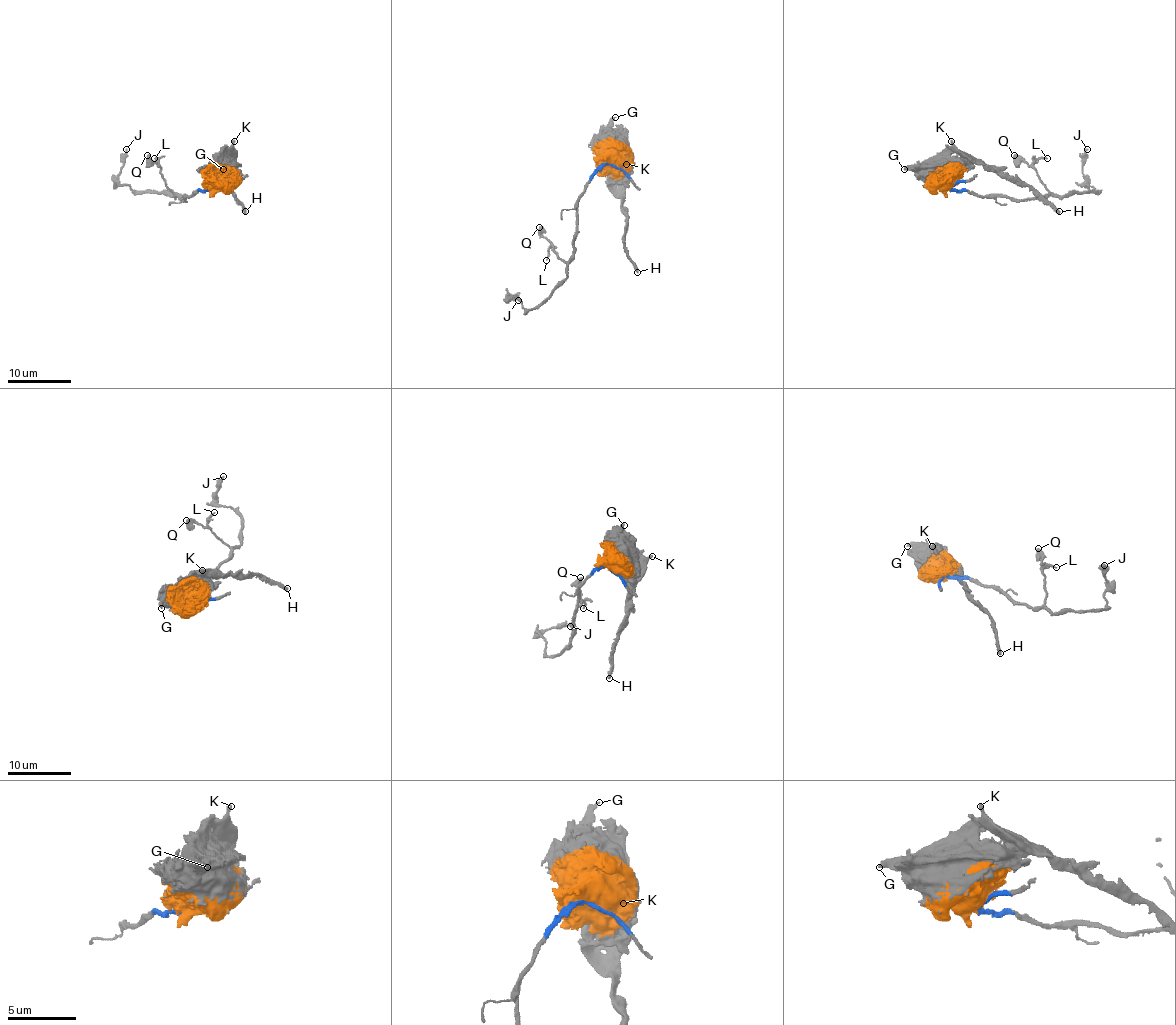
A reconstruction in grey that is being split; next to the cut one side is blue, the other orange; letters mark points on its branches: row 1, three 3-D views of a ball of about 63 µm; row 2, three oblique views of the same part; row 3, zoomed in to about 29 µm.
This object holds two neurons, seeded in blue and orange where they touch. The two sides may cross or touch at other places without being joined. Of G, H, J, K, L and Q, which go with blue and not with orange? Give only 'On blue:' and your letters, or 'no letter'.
On blue: J, L, Q

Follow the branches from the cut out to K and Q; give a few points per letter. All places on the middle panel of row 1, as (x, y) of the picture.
K: (609, 163), (608, 170), (617, 170), (627, 163)
Q: (609, 163), (605, 163), (597, 171), (579, 198), (573, 255), (563, 262), (554, 252), (539, 227)

